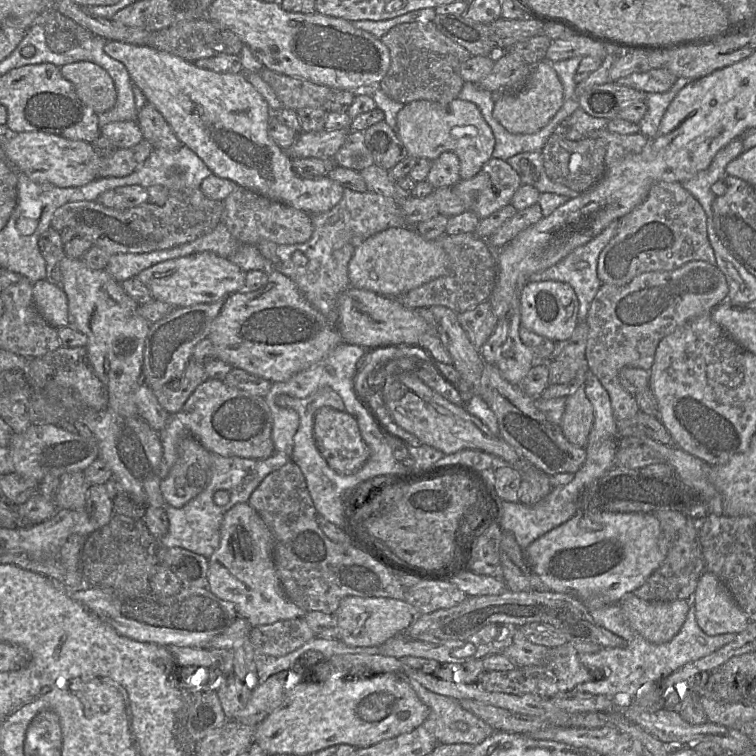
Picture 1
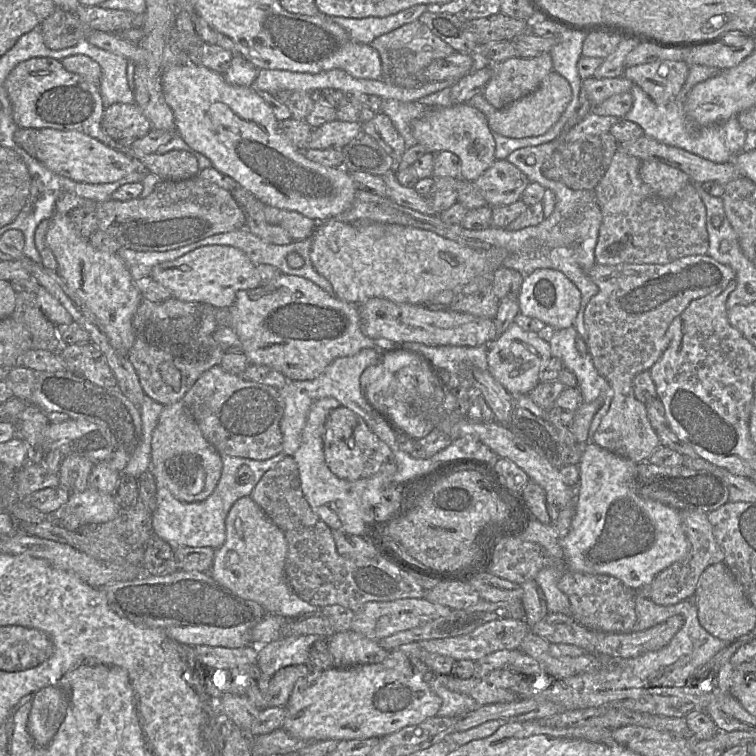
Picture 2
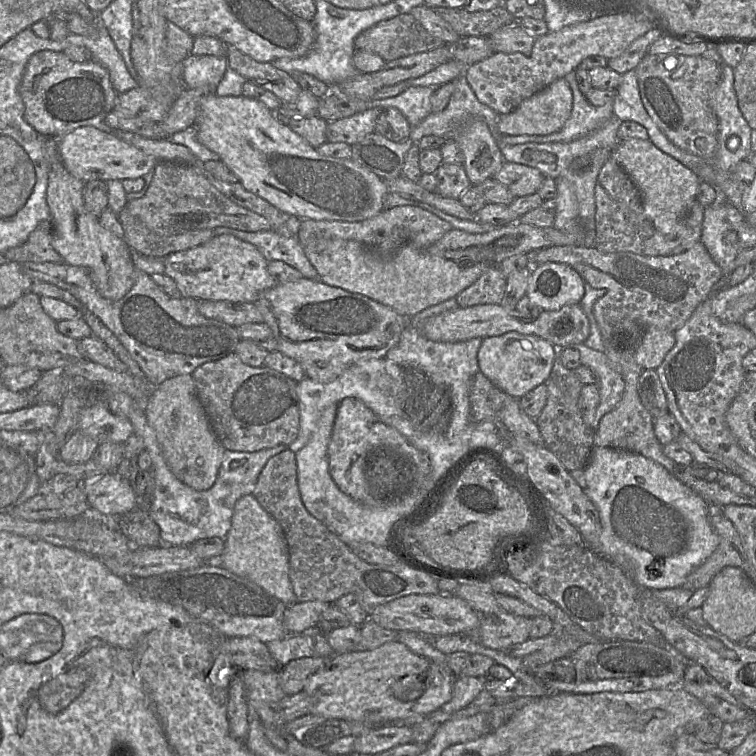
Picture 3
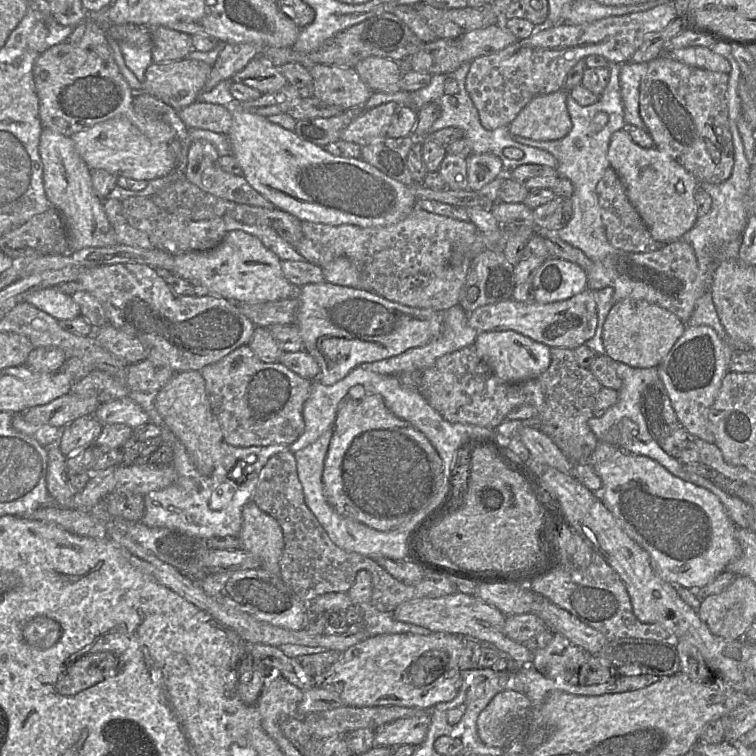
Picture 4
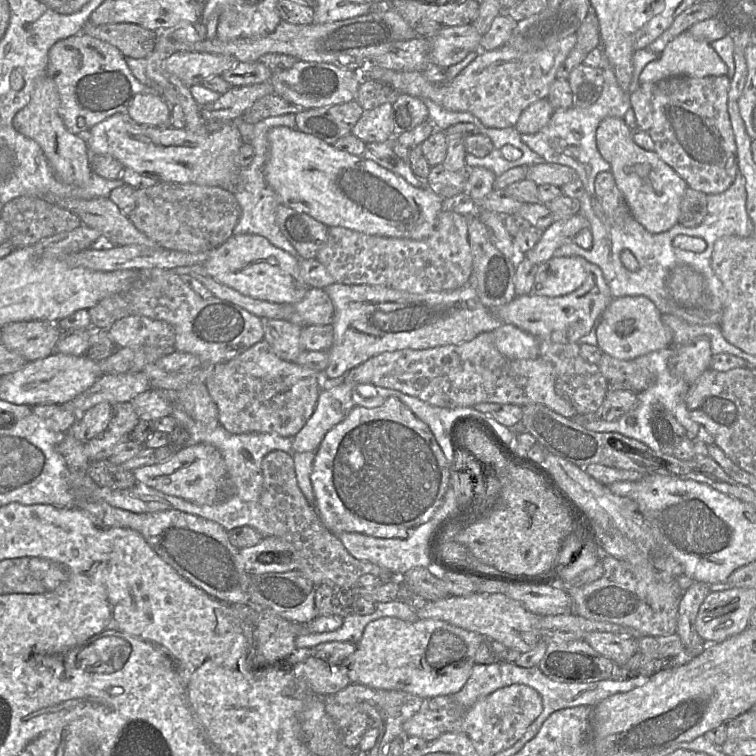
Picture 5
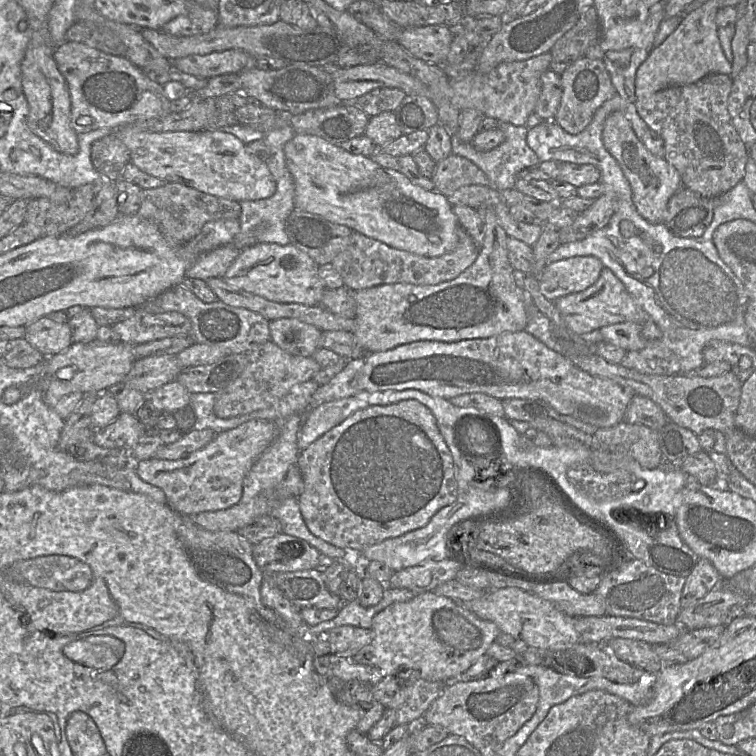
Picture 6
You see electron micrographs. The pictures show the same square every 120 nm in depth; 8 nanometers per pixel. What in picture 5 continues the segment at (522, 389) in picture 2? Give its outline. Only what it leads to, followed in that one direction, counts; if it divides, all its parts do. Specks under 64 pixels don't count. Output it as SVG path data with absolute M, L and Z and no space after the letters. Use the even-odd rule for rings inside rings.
M501 324L492 331L497 350L510 359L540 357L540 343L531 334L510 324Z

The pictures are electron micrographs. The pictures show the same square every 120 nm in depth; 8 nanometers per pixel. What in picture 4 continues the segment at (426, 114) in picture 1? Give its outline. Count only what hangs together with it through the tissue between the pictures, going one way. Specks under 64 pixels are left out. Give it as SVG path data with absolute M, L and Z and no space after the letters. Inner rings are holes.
M492 153L470 154L467 158L468 189L477 192L504 173L502 160Z

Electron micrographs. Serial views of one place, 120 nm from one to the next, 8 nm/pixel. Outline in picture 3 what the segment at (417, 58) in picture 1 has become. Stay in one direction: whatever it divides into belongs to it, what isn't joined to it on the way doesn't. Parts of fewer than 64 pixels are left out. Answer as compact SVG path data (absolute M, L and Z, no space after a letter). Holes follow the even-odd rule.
M410 14L380 21L354 40L355 51L373 52L386 62L443 46L441 39L432 36Z

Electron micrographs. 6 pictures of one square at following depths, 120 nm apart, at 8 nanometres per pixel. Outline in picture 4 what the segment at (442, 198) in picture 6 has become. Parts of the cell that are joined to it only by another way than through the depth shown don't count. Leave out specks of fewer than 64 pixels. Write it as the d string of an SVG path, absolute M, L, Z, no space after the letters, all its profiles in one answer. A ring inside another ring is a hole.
M230 108L232 126L227 134L231 154L239 163L244 178L275 208L281 209L300 221L333 226L349 224L362 228L381 227L397 223L415 207L417 198L403 183L390 178L361 158L335 156L324 147L306 141L294 131L270 122L267 117Z

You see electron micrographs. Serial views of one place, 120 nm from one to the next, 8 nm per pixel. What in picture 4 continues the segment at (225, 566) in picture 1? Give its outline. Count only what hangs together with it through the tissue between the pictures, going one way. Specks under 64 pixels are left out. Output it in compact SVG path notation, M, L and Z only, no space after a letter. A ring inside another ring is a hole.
M250 501L242 510L242 530L238 535L241 549L258 557L262 569L280 575L280 560L284 550L281 526L269 514Z

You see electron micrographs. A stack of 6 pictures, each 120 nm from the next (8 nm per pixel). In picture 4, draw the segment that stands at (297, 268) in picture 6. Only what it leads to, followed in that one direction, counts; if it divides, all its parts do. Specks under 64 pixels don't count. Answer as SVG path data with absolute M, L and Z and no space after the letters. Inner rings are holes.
M241 230L230 231L215 248L170 255L157 249L142 249L116 244L106 247L88 247L64 255L38 256L30 262L20 278L47 270L59 270L68 265L88 267L111 264L142 263L162 268L190 282L200 294L216 295L235 303L265 303L292 298L297 287L283 275L281 260L253 235Z

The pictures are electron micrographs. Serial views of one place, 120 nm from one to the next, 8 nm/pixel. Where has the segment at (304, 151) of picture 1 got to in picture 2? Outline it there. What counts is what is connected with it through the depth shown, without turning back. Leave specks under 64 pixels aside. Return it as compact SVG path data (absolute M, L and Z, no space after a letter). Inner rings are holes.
M334 120L313 129L308 149L342 149L363 132L363 124Z

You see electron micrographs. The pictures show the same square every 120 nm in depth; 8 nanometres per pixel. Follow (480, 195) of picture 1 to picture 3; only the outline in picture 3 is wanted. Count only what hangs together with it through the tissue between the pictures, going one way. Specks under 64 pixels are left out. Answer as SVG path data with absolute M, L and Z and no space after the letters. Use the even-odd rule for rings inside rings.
M505 161L493 178L505 185L515 198L536 193L545 179L537 168Z

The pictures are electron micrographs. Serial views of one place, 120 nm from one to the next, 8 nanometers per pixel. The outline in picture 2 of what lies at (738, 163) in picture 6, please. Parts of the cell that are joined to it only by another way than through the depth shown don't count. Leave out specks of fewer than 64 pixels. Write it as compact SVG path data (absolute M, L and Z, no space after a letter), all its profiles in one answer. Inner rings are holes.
M660 60L625 69L623 76L638 85L657 105L673 101L686 81L690 66L685 61Z

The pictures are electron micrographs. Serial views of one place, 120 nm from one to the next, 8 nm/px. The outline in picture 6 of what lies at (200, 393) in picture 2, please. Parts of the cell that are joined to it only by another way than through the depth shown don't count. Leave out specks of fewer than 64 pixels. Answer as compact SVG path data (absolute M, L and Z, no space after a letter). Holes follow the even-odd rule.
M271 340L247 352L247 364L242 373L226 388L216 393L214 413L219 418L231 418L267 409L293 386L312 380L322 367L312 357L291 355Z

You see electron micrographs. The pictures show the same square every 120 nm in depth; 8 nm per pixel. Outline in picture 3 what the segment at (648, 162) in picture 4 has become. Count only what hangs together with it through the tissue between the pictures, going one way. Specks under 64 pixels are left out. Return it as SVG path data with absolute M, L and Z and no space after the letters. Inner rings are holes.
M636 138L619 140L611 151L611 156L639 189L644 213L655 229L662 235L672 234L697 200L700 178L681 162L655 147L649 140Z

